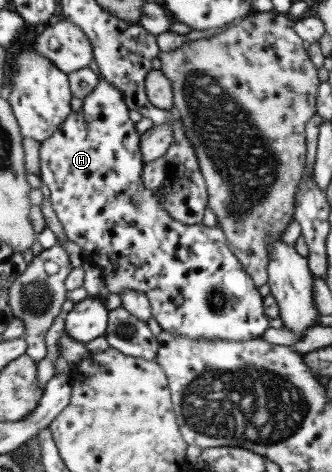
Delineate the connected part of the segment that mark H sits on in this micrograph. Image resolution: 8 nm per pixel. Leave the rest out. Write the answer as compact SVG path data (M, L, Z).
M100 78L96 83L94 90L90 95L86 95L82 99L82 104L78 111L72 111L62 121L62 124L46 140L39 144L39 180L48 188L49 203L56 218L60 221L63 233L67 240L75 242L89 251L89 260L98 265L101 272L101 284L106 287L106 291L110 294L117 294L126 291L134 290L144 293L150 303L150 313L152 318L158 323L162 331L172 335L180 335L192 340L230 340L234 342L250 340L263 336L263 333L268 330L268 317L262 311L262 300L258 294L258 290L254 287L252 279L244 272L237 258L230 252L227 247L226 239L222 229L217 225L206 227L202 223L197 225L186 225L174 220L159 204L158 197L154 194L154 189L145 188L141 183L141 170L143 163L141 162L141 151L139 150L140 135L134 130L134 124L128 117L128 108L122 99L122 93L114 88L112 84Z

